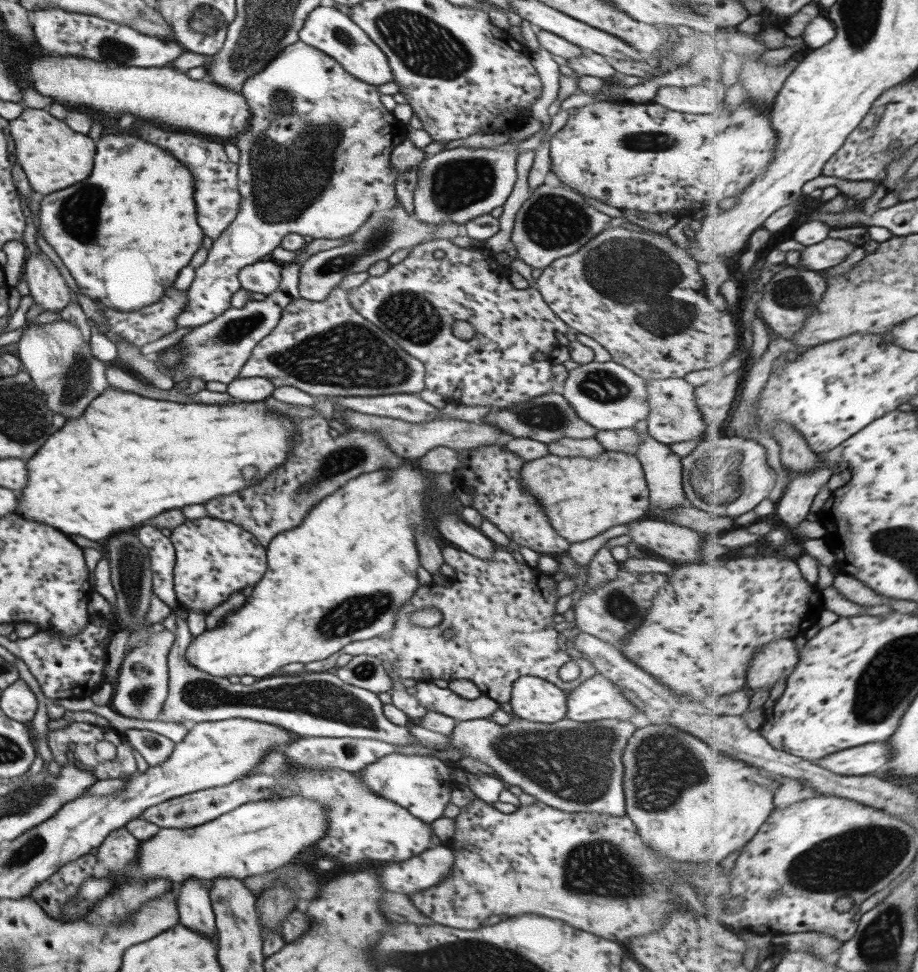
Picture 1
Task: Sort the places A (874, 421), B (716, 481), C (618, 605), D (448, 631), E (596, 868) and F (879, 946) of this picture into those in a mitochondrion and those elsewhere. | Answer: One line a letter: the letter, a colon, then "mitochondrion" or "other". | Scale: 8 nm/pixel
A: other
B: mitochondrion
C: mitochondrion
D: other
E: mitochondrion
F: mitochondrion

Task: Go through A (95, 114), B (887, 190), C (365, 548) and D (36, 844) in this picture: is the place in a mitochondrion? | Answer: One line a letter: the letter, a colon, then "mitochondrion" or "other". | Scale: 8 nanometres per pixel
A: other
B: other
C: other
D: mitochondrion

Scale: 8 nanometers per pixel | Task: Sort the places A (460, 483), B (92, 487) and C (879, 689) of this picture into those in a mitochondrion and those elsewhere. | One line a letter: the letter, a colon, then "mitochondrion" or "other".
A: other
B: other
C: mitochondrion

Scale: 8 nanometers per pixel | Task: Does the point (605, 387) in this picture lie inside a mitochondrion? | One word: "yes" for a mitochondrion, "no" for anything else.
yes

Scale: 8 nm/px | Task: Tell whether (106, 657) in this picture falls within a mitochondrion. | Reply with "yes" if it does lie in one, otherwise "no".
no

